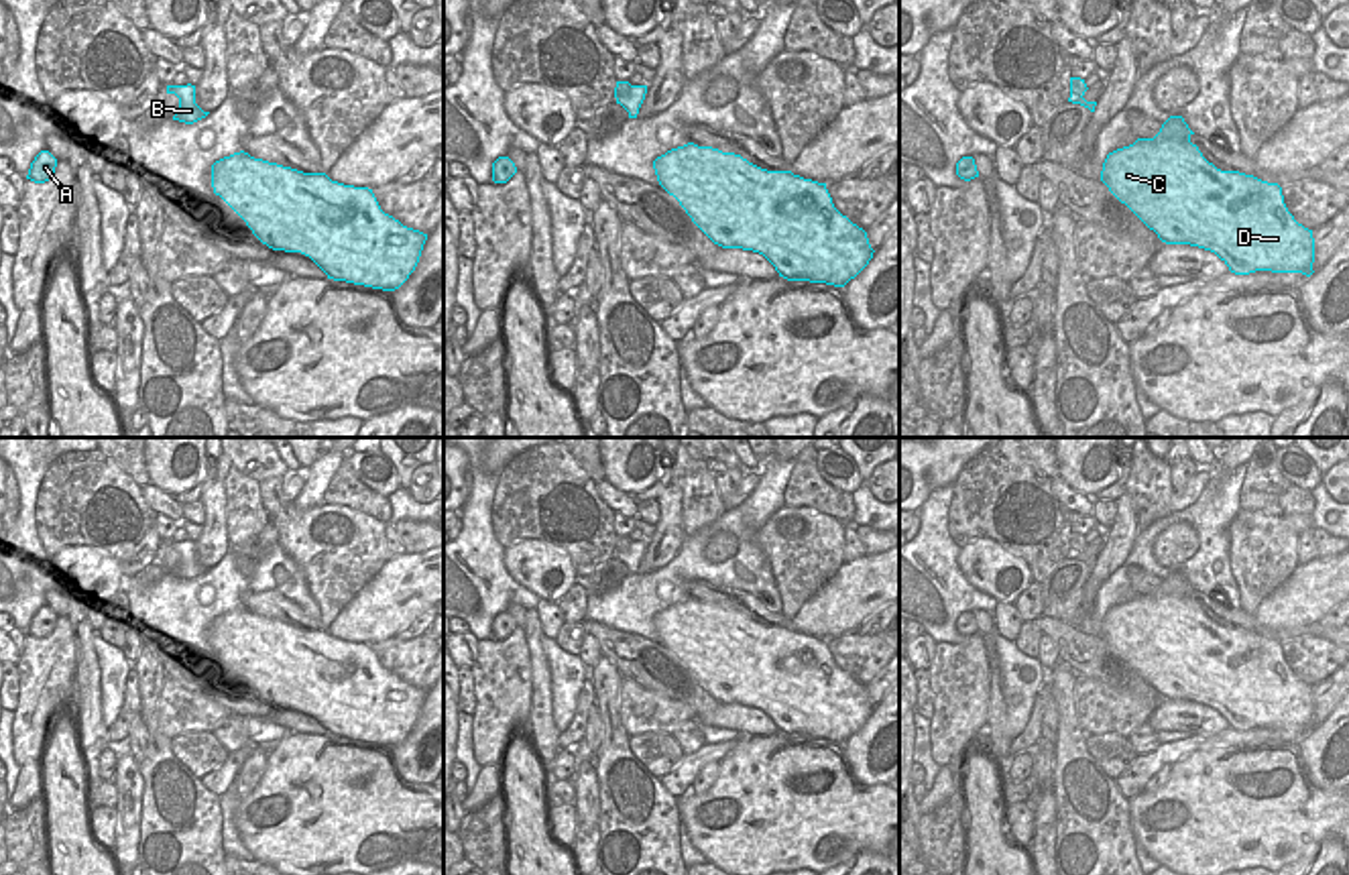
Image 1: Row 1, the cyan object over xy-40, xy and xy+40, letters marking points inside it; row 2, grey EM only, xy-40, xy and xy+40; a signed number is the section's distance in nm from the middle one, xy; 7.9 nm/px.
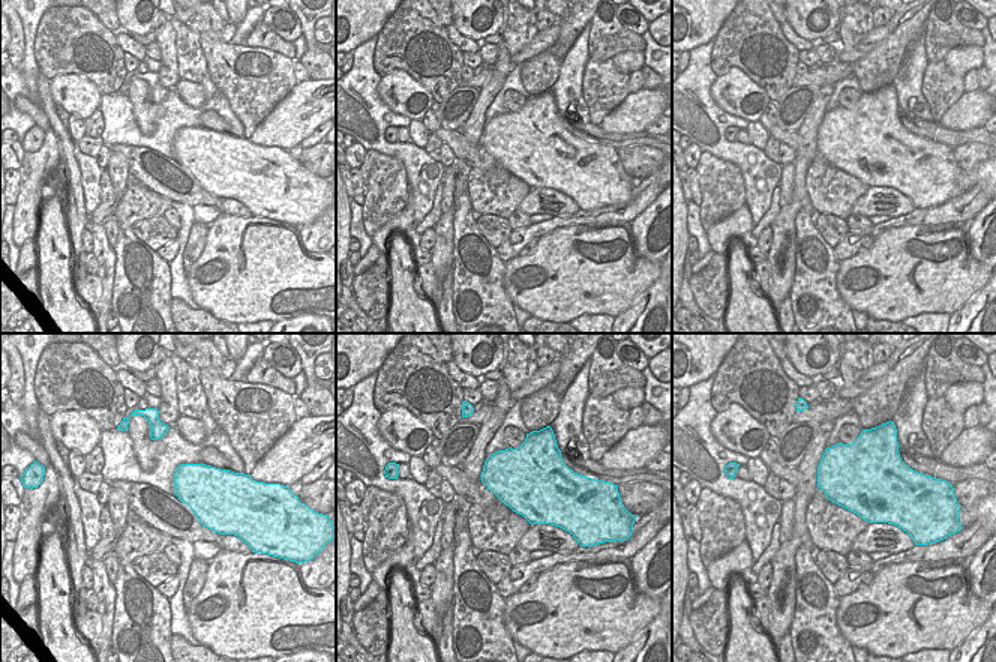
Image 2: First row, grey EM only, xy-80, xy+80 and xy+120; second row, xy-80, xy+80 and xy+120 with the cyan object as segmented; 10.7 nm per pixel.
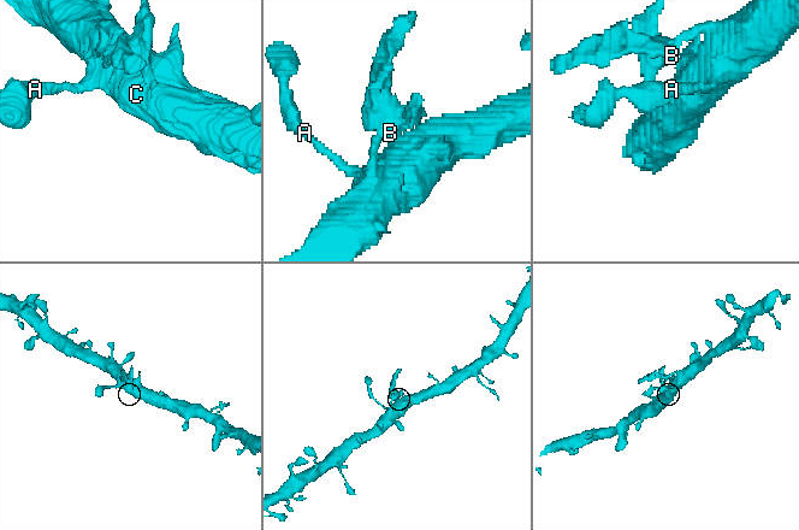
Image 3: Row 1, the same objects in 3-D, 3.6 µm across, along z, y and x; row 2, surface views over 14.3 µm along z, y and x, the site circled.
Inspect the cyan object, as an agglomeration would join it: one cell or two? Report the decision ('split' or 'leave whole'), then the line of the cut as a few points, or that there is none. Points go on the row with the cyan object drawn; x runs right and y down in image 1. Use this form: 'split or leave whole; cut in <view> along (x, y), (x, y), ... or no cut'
split; cut in xy along (631, 86), (617, 98)

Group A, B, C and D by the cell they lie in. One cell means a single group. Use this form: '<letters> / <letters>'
A C D / B

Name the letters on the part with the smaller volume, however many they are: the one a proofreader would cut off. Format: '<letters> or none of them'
B

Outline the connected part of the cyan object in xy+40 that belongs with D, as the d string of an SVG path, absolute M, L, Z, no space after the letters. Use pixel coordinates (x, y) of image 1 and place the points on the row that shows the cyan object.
M1170 116L1154 138L1107 155L1101 181L1166 244L1190 244L1215 252L1231 273L1302 273L1314 262L1312 230L1288 212L1278 183L1239 171L1221 171L1209 163L1182 116Z

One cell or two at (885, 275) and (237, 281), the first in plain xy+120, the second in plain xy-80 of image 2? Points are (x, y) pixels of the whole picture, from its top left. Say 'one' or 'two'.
one

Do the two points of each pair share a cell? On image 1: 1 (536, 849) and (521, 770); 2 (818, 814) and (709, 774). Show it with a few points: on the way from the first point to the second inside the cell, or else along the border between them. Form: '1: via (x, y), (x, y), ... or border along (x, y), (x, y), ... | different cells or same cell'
1: via (528, 829), (525, 790) | same cell
2: border along (721, 764), (717, 780), (696, 796) | different cells

